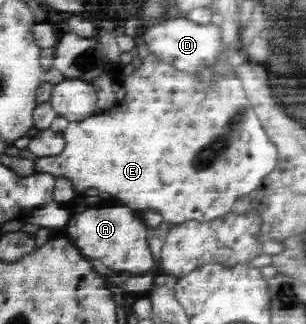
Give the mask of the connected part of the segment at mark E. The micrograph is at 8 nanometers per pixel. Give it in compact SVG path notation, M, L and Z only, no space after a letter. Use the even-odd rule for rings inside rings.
M148 54L142 60L142 64L135 68L132 74L127 75L122 80L121 85L124 87L125 96L114 105L111 109L105 110L99 115L92 115L82 121L71 121L68 128L64 129L62 135L65 140L65 147L58 156L50 156L49 158L35 158L34 164L36 172L48 172L56 179L66 178L74 185L75 192L80 193L88 188L96 188L100 192L108 192L114 198L122 200L121 204L135 212L145 208L152 208L162 215L167 223L173 225L182 224L187 220L211 221L232 210L234 202L242 195L253 195L256 187L260 186L260 181L276 166L277 150L272 141L268 140L259 118L253 111L252 104L248 104L248 96L244 96L244 88L240 88L241 80L230 80L230 78L222 78L222 76L211 76L211 72L204 72L202 80L190 76L186 72L180 72L158 60L155 56ZM220 78L218 82L212 86L212 80Z

